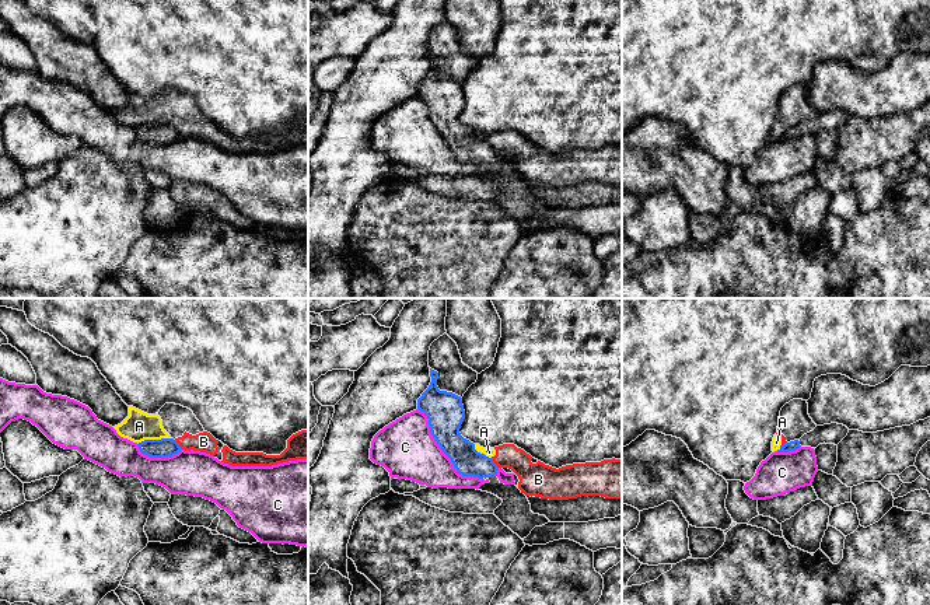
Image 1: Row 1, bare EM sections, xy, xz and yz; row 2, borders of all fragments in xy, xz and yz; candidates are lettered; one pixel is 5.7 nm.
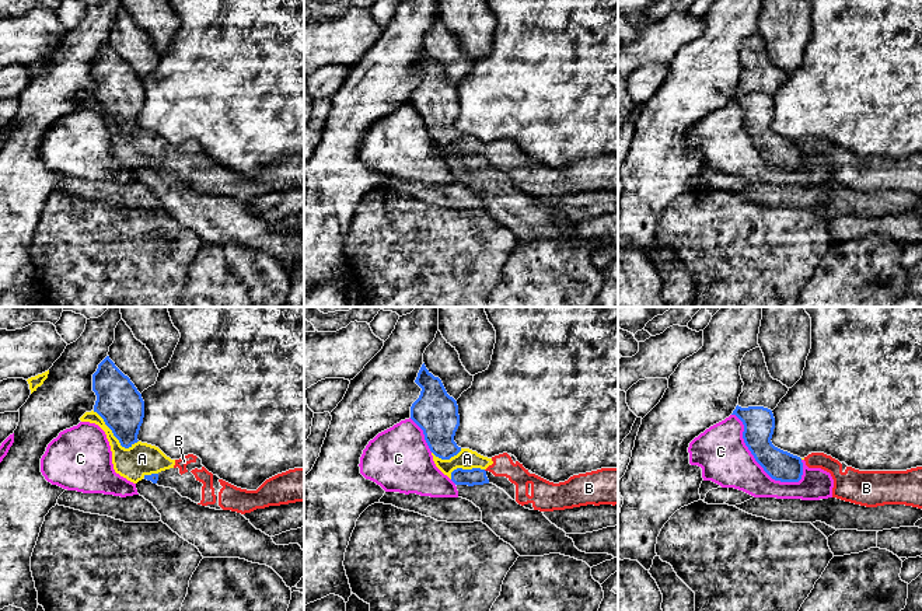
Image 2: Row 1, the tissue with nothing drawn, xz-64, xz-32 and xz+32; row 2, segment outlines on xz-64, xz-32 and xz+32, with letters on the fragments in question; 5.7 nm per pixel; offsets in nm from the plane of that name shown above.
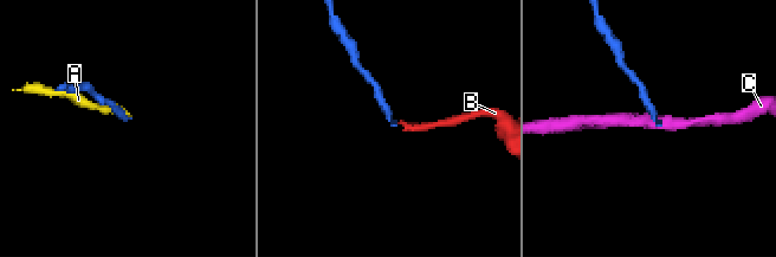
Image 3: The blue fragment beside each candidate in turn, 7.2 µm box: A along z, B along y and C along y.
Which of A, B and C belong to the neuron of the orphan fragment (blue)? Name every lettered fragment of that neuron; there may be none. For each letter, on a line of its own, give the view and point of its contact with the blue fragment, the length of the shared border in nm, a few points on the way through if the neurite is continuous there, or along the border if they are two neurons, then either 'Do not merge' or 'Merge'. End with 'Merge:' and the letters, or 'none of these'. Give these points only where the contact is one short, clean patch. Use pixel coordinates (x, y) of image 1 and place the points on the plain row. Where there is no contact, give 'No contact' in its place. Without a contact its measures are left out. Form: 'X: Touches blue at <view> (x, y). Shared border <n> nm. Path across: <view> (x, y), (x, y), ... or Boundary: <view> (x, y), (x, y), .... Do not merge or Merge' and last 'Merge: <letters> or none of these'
A: Touches blue at xy (153, 126). Shared border 200 nm. Do not merge
B: Touches blue at xz (495, 150). Shared border 80 nm. Boundary: xz (490, 144), (497, 154). Do not merge
C: Touches blue at xz (443, 137). Shared border 550 nm. Do not merge
Merge: none of these

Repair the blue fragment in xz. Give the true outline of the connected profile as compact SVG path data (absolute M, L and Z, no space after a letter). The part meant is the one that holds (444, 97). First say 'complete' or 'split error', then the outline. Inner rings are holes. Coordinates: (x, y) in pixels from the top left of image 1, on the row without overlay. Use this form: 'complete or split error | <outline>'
split error | M430 55L431 69L417 85L417 95L429 105L430 119L462 162L487 165L478 176L503 186L494 202L521 225L535 213L550 209L545 202L534 200L527 182L515 171L499 167L497 151L492 144L475 136L475 130L459 119L465 105L462 84L437 73L438 59Z

